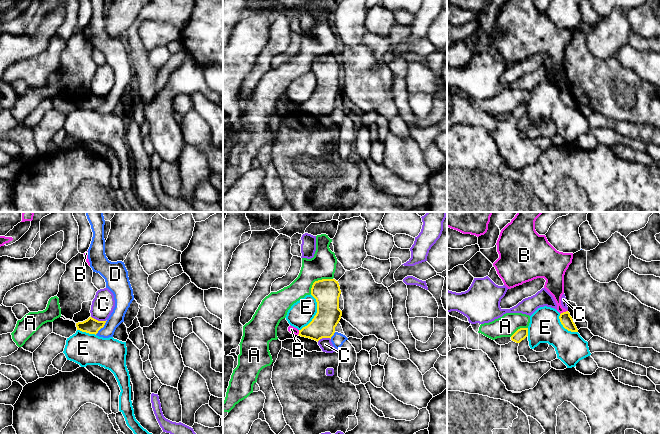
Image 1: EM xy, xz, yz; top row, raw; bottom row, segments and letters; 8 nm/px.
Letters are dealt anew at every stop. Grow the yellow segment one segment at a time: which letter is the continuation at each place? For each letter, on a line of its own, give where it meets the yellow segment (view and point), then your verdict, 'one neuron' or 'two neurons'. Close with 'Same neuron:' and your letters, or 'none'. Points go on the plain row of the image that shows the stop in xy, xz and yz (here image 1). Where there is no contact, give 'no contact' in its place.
A: meets yellow in xz at (318, 56); two neurons
B: meets yellow in yz at (563, 88); two neurons
C: meets yellow in xy at (99, 97); one neuron
D: meets yellow in xy at (102, 103); two neurons
E: meets yellow in xz at (316, 89); two neurons
Same neuron: C

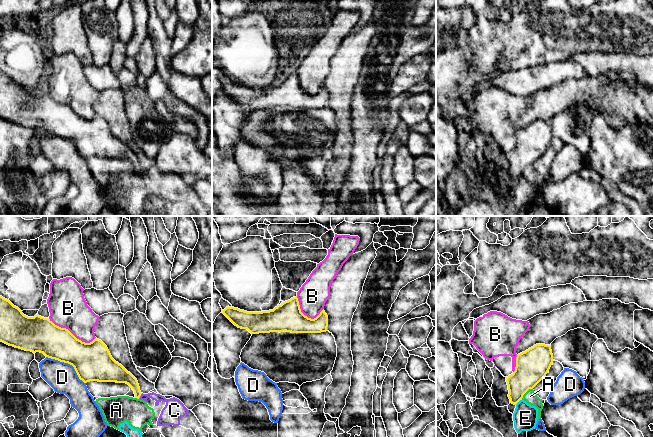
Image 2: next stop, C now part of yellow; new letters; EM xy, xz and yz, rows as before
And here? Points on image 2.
A: meets yellow in yz at (525, 168); two neurons
B: meets yellow in xy at (71, 109); two neurons
C: meets yellow in xy at (140, 171); two neurons
D: meets yellow in xy at (68, 139); one neuron
E: meets yellow in yz at (518, 177); two neurons
Same neuron: D

